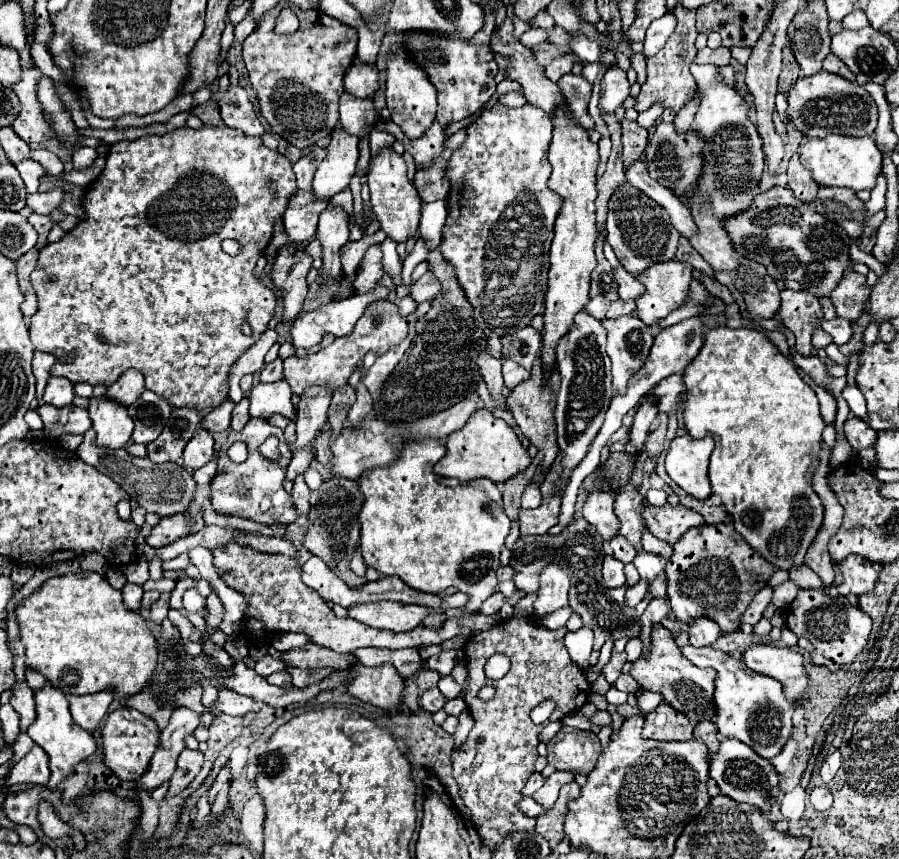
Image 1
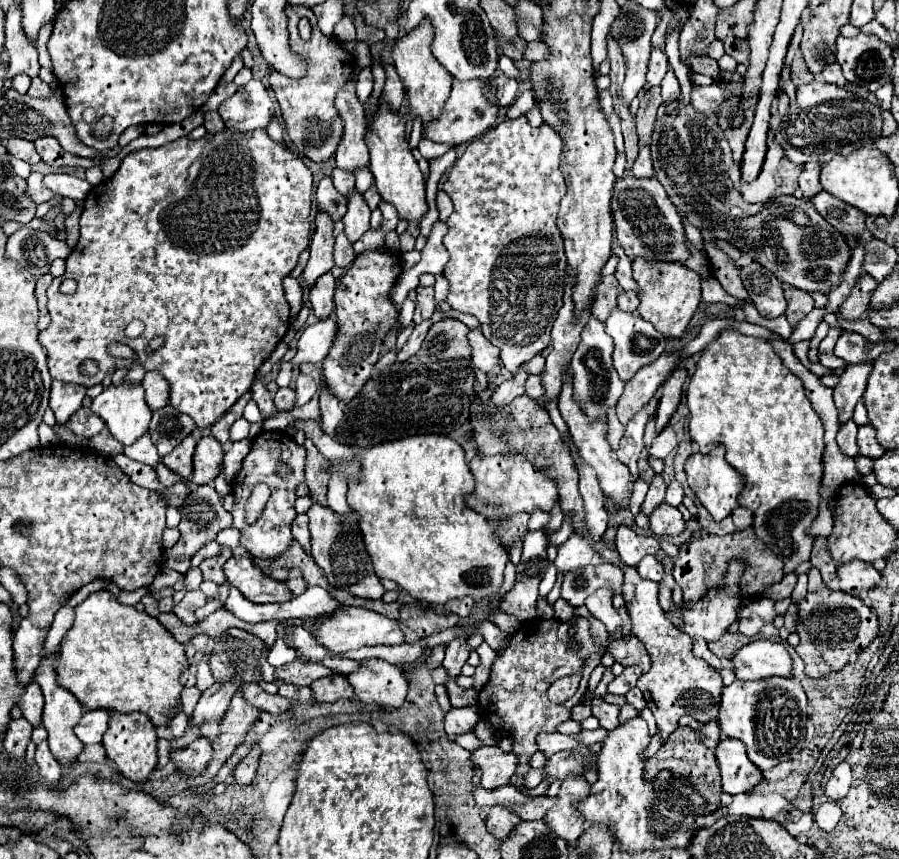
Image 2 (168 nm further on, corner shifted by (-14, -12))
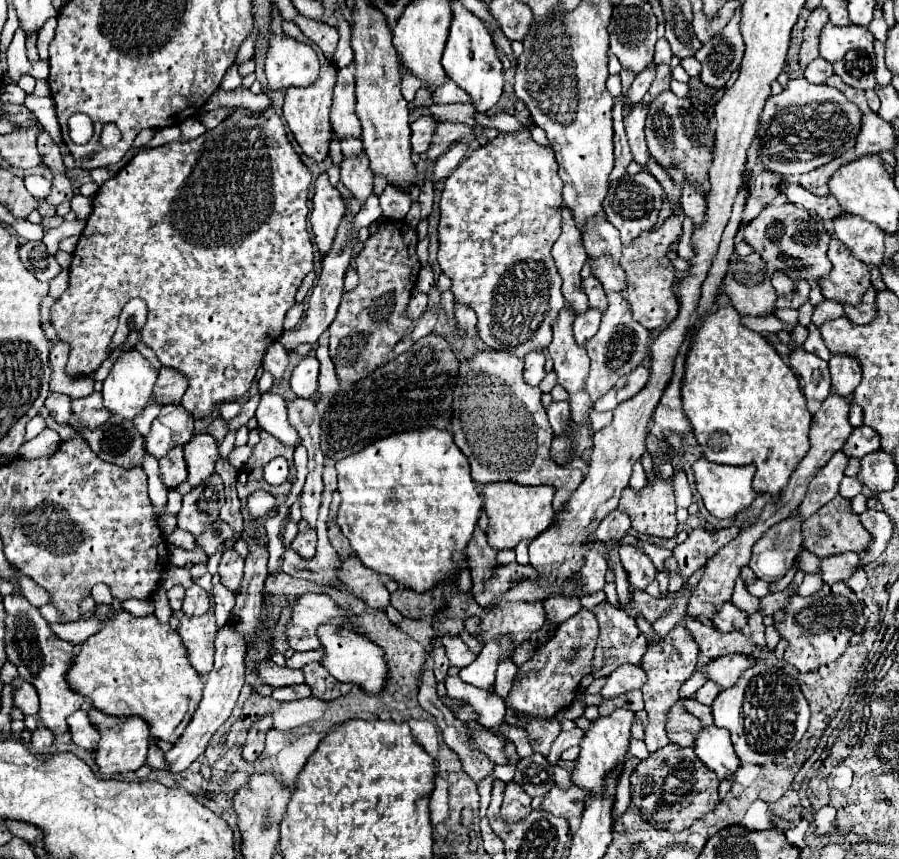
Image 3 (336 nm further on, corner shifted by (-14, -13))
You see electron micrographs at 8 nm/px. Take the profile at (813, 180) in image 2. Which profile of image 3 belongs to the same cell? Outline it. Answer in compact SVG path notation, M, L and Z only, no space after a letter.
M836 158L834 162L828 162L826 166L820 166L818 170L812 170L812 172L808 172L808 174L802 174L800 178L798 178L798 182L806 188L806 190L810 190L812 194L816 194L816 196L828 196L830 194L830 190L828 190L828 180L830 180L830 176L834 174L834 170L838 170L842 164L846 164L846 162L850 162L850 160L844 160L844 158Z

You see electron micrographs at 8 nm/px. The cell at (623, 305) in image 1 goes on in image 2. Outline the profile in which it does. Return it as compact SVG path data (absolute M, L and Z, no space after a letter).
M622 291L622 293L618 295L618 307L620 307L622 311L628 311L628 313L638 315L638 313L636 313L636 311L638 311L638 305L640 305L640 299L636 297L636 293Z

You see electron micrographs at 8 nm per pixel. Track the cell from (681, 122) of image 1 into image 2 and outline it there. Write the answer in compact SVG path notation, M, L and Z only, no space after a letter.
M712 83L710 87L696 85L696 89L692 91L692 107L708 117L718 119L718 111L724 101L726 101L724 89L718 83Z

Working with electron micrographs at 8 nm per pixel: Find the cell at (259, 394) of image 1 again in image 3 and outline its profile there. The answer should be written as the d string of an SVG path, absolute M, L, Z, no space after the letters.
M308 354L292 370L290 384L292 384L292 390L294 390L296 396L310 398L316 392L316 388L318 388L318 368L320 368L320 362L316 360L316 356Z

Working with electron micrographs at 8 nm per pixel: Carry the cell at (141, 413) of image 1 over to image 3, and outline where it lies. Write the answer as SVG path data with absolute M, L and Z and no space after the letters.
M168 404L162 408L160 416L152 422L150 432L144 438L146 452L154 458L166 456L174 446L184 446L190 442L194 430L194 418L180 404Z

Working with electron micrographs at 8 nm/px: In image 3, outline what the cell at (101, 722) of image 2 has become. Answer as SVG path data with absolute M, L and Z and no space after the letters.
M78 710L68 718L68 730L72 734L74 744L78 744L84 750L96 750L100 734L98 734L98 730L94 730L94 726L90 724L88 714L84 710Z

